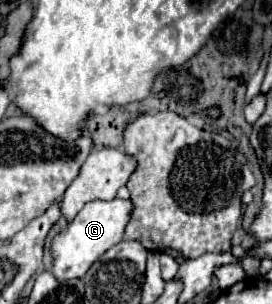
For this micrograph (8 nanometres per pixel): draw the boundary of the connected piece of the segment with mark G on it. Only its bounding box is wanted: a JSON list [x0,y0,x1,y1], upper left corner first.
[52,197,134,281]

